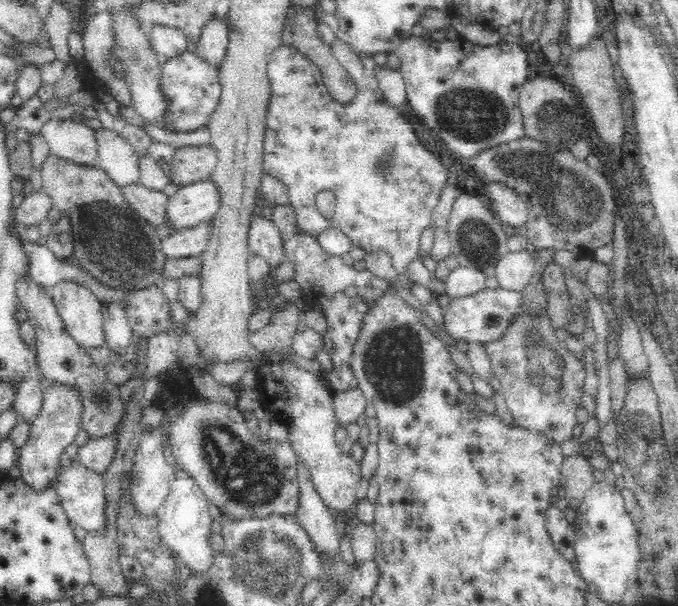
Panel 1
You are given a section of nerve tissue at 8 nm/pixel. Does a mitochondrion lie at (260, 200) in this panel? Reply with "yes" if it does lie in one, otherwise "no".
no

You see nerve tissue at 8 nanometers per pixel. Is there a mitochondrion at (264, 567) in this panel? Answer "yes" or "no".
yes

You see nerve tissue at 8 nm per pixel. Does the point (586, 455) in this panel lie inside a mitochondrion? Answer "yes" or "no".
no

